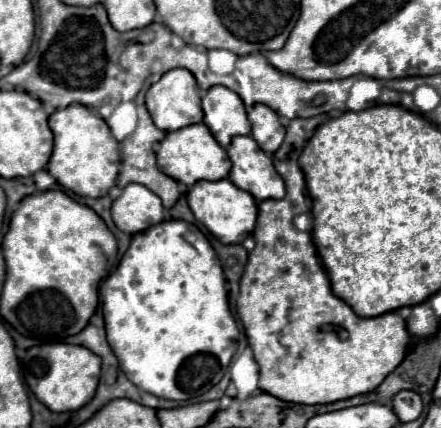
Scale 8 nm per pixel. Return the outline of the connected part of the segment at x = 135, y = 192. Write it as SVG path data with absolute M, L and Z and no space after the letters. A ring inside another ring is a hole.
M132 184L132 186L126 186L122 190L122 196L118 200L114 200L114 204L112 204L112 220L122 232L138 234L138 232L144 232L150 226L164 220L164 206L162 206L160 198L156 198L156 194L152 194L146 186Z

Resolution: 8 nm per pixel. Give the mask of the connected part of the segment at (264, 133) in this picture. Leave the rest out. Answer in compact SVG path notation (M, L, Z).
M254 104L254 106L248 108L248 120L252 124L252 134L250 136L256 138L258 146L264 152L274 154L280 148L280 144L284 140L284 134L286 134L286 130L280 122L280 116L264 104Z

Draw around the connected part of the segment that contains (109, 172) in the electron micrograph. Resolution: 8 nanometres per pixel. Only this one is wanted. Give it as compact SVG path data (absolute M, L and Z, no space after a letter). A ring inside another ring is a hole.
M70 104L68 108L56 110L50 120L50 130L54 132L54 152L52 158L48 162L48 172L70 192L74 192L76 196L82 198L102 198L108 194L108 190L116 184L116 176L118 176L118 168L120 168L120 144L118 140L114 140L114 136L110 134L108 124L94 114L90 108L82 106L82 104Z

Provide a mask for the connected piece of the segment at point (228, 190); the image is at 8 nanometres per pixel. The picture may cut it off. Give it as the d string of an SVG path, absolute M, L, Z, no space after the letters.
M226 178L216 182L210 180L196 182L188 190L188 204L196 220L202 222L222 244L242 244L256 226L256 214L258 214L256 200L248 192L232 186L232 182L228 182Z

